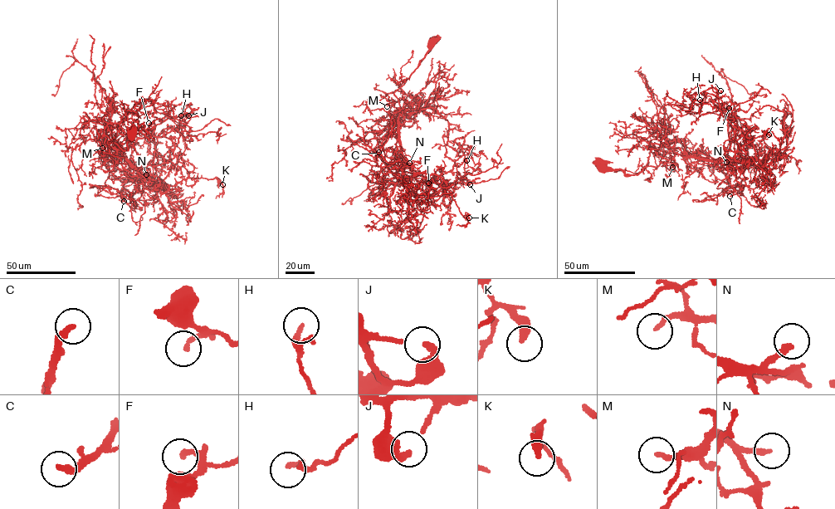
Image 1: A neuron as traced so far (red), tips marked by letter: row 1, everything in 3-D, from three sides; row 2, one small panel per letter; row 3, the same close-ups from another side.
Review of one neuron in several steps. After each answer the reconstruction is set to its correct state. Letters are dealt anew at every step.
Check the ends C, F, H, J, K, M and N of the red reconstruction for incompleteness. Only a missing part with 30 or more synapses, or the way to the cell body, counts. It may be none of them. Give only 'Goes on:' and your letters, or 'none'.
Goes on: C, M, N

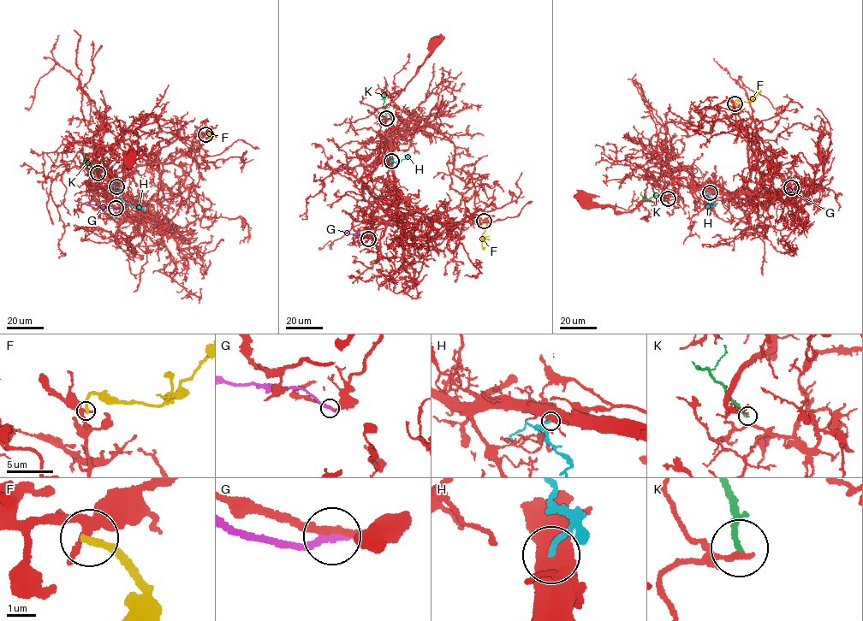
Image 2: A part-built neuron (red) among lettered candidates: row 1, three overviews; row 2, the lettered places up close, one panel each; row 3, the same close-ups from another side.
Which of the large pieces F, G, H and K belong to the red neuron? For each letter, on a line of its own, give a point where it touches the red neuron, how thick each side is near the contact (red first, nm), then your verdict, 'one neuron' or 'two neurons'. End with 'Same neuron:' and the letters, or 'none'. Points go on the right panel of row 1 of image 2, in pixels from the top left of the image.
F: meets red at (735, 103); 280 nm thick on the red side, 280 nm on the other; two neurons
G: meets red at (791, 187); 240 nm thick on the red side, 260 nm on the other; two neurons
H: meets red at (710, 192); 600 nm thick on the red side, 180 nm on the other; one neuron
K: meets red at (668, 198); 100 nm thick on the red side, 170 nm on the other; two neurons
Same neuron: H

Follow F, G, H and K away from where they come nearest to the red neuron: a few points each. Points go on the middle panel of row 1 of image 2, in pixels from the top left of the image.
F: (484, 221), (486, 224), (482, 234), (484, 249)
G: (369, 238), (343, 231)
H: (391, 161), (393, 159), (390, 162), (396, 163), (405, 159), (405, 156)
K: (386, 118), (383, 94)

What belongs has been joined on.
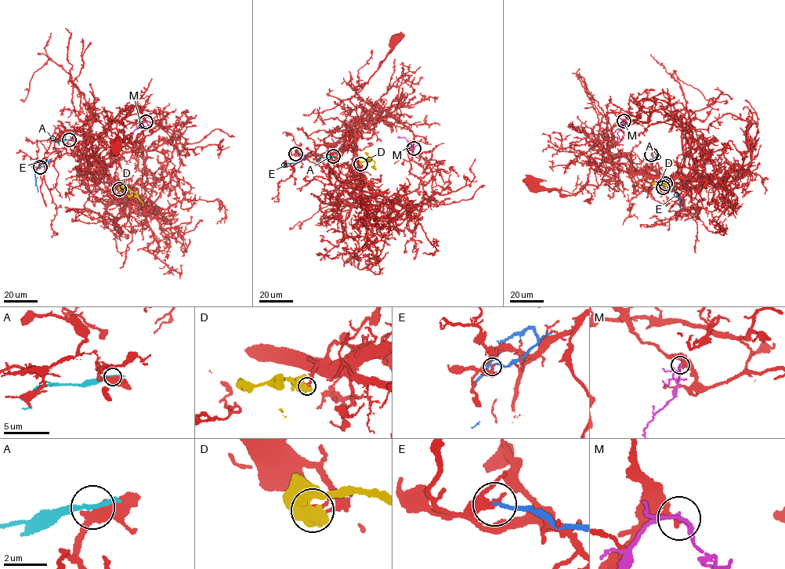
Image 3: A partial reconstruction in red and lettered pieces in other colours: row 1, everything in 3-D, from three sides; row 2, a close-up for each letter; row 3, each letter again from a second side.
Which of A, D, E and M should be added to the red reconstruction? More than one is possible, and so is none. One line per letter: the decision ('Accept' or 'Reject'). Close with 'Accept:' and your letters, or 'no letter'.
A: Reject
D: Reject
E: Reject
M: Reject
Accept: no letter

